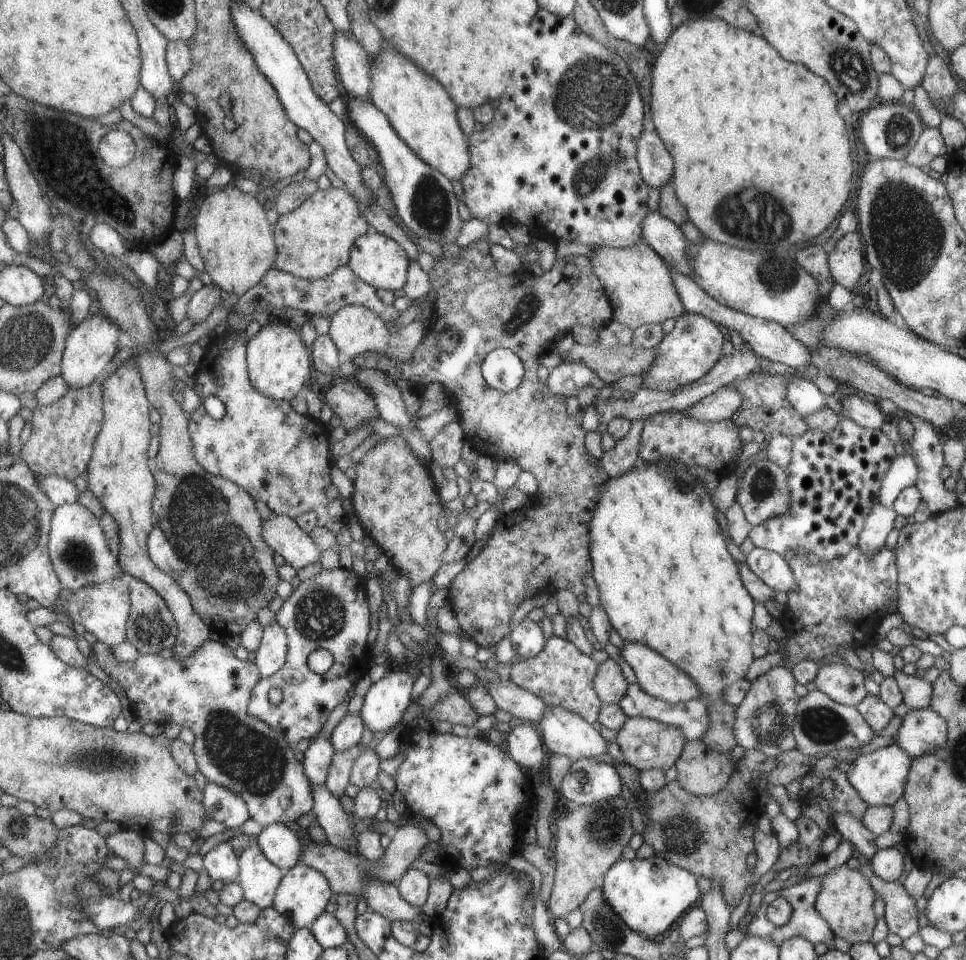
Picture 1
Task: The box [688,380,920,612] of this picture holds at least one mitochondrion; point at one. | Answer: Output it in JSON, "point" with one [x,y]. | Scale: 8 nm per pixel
{"point":[762,486]}

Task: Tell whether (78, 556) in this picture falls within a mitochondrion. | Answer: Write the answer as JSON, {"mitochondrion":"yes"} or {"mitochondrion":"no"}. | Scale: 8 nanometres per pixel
{"mitochondrion":"yes"}

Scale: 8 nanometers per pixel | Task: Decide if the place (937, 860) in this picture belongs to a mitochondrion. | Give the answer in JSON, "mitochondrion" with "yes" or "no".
{"mitochondrion":"no"}

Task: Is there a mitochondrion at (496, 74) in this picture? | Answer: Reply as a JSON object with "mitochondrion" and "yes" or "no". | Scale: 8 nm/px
{"mitochondrion":"no"}

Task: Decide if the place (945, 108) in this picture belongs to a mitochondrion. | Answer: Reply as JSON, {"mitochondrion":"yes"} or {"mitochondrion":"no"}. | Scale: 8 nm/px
{"mitochondrion":"no"}

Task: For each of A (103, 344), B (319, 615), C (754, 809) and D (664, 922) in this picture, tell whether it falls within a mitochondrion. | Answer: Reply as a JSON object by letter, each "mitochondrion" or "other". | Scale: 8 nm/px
{"A":"other","B":"mitochondrion","C":"other","D":"other"}

